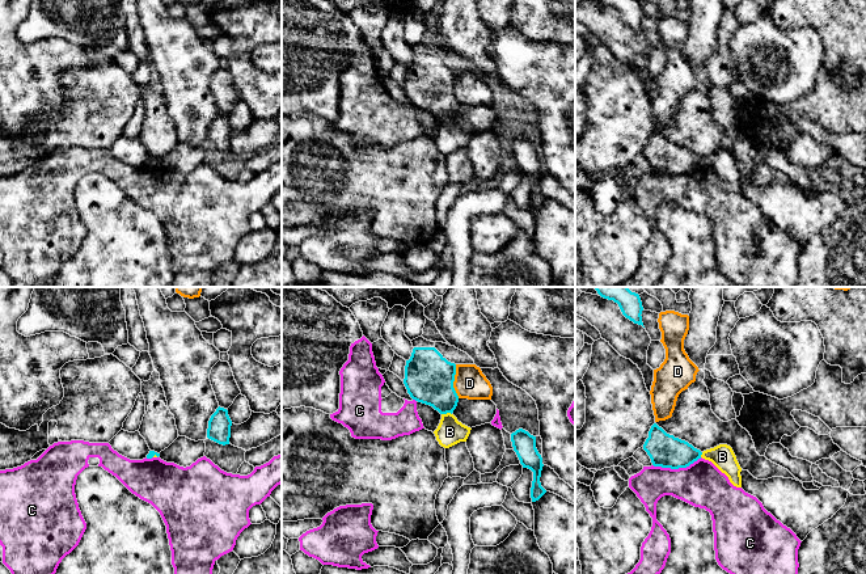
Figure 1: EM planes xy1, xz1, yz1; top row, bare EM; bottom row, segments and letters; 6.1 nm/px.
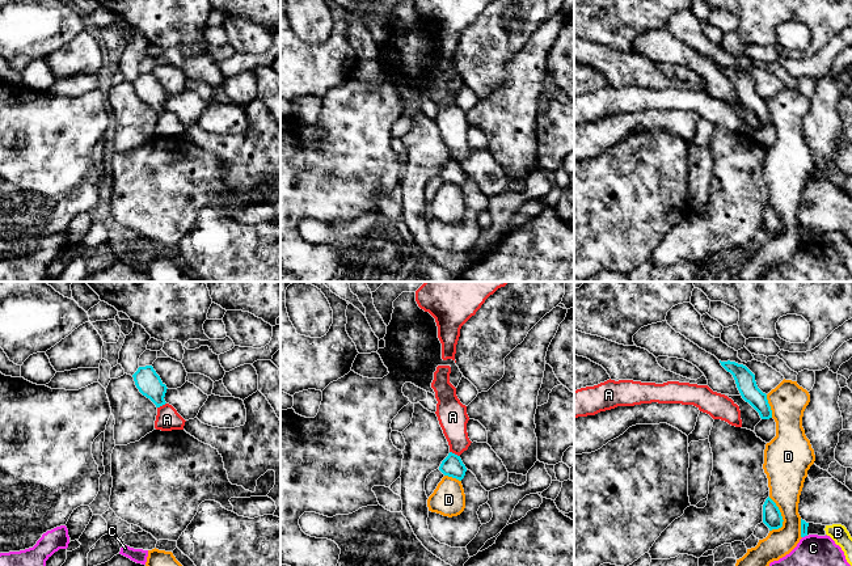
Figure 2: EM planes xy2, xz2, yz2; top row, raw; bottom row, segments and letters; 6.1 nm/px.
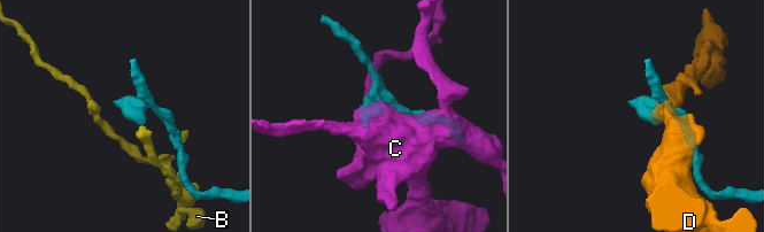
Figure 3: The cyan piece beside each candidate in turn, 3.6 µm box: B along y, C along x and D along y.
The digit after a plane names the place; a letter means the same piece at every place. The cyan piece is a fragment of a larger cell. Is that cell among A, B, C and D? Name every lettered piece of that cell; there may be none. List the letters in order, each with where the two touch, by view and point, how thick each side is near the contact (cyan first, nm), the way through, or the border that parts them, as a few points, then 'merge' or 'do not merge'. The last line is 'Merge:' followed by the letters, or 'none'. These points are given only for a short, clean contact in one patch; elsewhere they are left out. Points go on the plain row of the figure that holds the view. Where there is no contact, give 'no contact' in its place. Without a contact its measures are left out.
A: xz2 (454, 160) | 130/180 nm | merge
B: xz1 (446, 119) | 300/160 nm | along xz1 (451, 119), (442, 121) | do not merge
C: yz1 (676, 174) | 200/280 nm | do not merge
D: yz2 (781, 223) | 120/220 nm | do not merge
Merge: A

